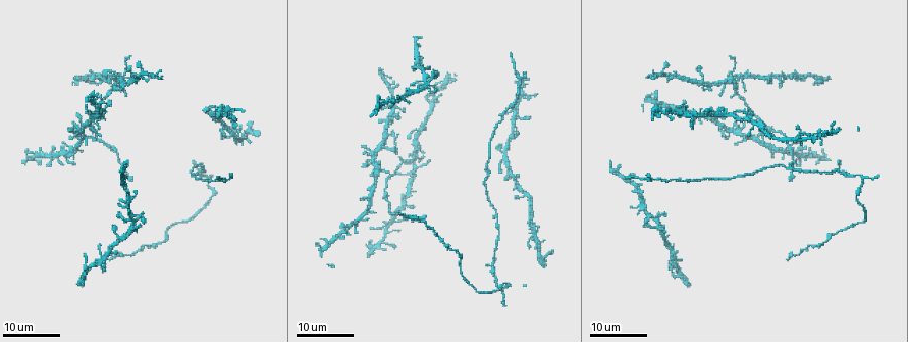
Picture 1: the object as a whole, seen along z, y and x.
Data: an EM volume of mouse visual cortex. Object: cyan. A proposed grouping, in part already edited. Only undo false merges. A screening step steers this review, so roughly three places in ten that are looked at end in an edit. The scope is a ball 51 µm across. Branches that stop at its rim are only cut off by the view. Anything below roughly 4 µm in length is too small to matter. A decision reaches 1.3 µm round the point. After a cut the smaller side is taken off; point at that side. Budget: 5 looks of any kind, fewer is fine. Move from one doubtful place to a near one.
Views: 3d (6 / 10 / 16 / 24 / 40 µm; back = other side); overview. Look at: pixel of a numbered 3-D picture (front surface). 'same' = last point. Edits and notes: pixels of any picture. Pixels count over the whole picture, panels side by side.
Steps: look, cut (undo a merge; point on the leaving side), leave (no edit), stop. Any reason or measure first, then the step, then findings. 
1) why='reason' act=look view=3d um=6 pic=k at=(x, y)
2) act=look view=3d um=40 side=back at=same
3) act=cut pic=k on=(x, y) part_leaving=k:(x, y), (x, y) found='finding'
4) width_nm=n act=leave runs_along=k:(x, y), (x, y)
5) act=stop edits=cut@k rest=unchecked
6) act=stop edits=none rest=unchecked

why='small branch off a trunk' act=look view=3d um=24 pic=1 at=(386, 135)

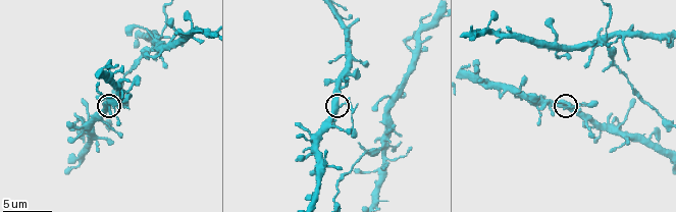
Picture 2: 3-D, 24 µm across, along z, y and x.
act=look view=3d um=10 pic=2 at=(341, 104)

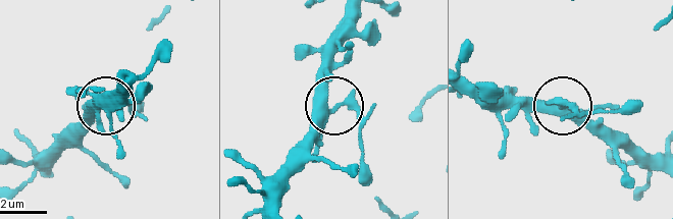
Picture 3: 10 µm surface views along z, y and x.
act=cut pic=3 on=(146, 117) part_leaving=3:(562, 104), (579, 110), (641, 106) found='a second cell is stuck on'

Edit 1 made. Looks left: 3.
why='a fork' act=look view=3d um=10 pic=2 at=(154, 36)

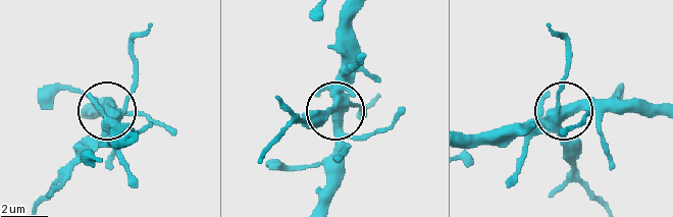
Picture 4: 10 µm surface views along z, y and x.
side_arm_um=20 act=cut pic=4 on=(91, 138) part_leaving=4:(556, 126), (570, 171), (603, 207) found='two cells meet here'

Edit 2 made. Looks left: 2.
act=look view=3d um=6 pic=2 at=(392, 102)

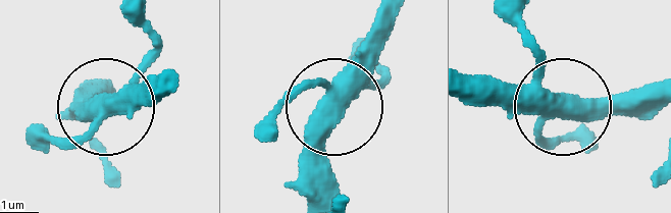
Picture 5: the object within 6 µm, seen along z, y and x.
act=leave found='all the same cell'

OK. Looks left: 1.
act=stop edits=cut@3,cut@4 rest=unchecked

